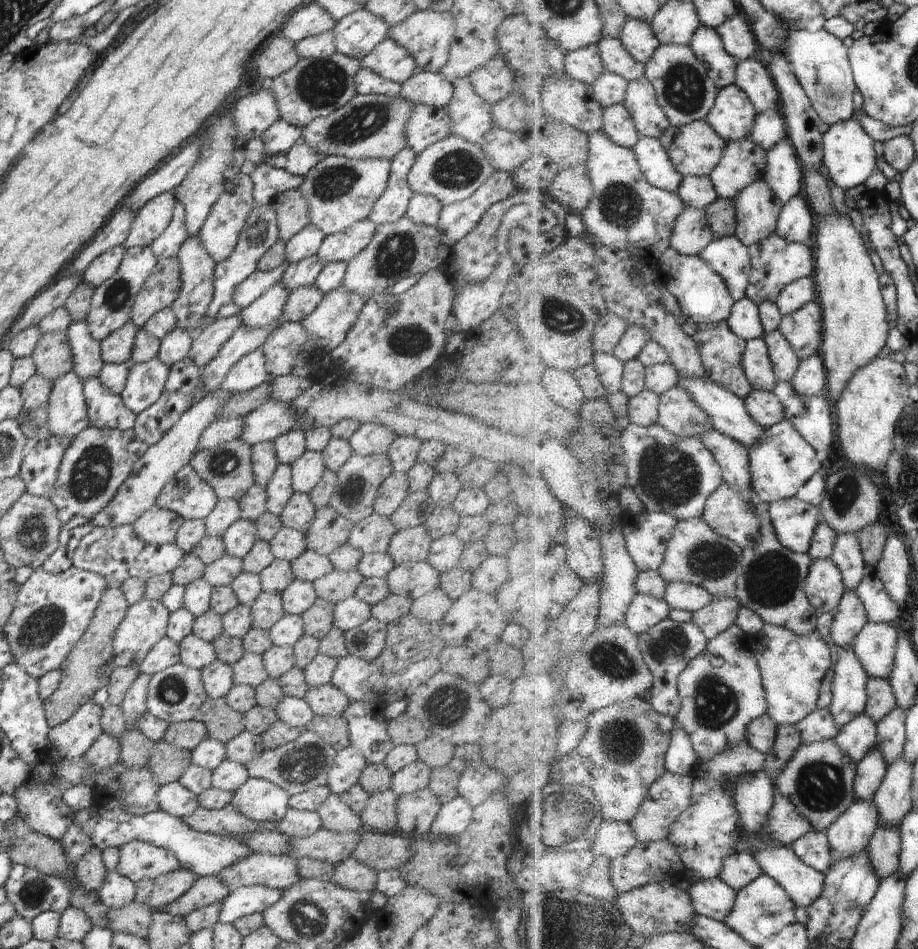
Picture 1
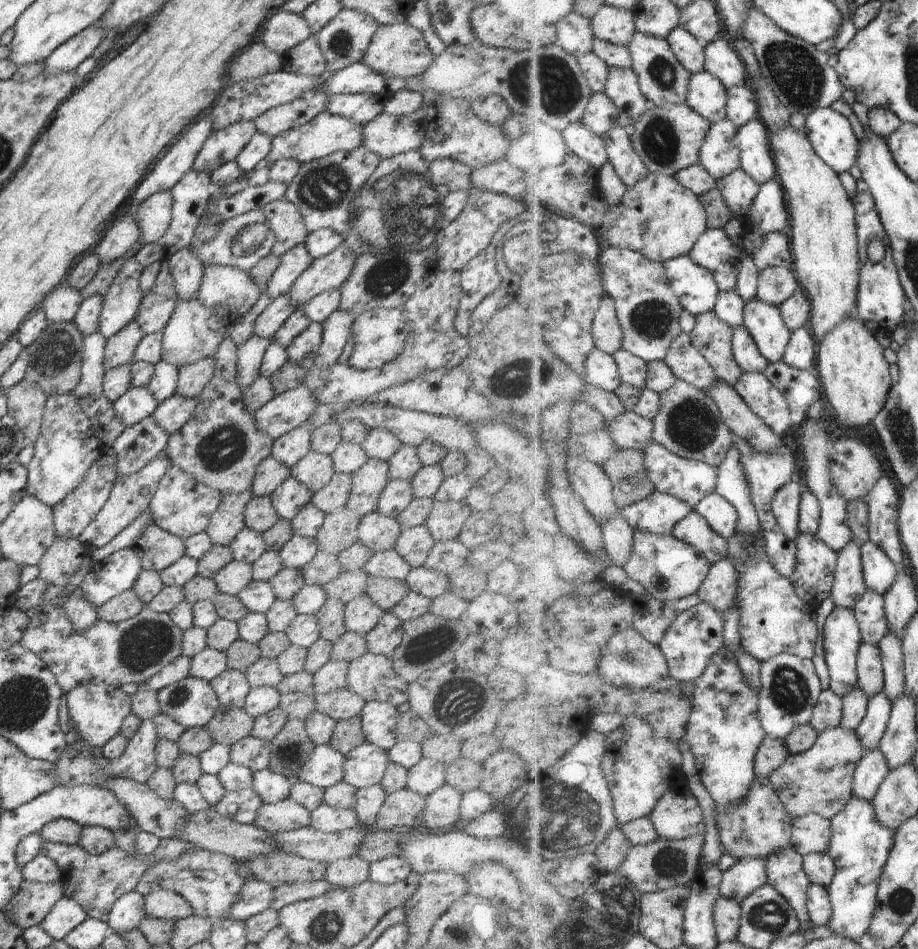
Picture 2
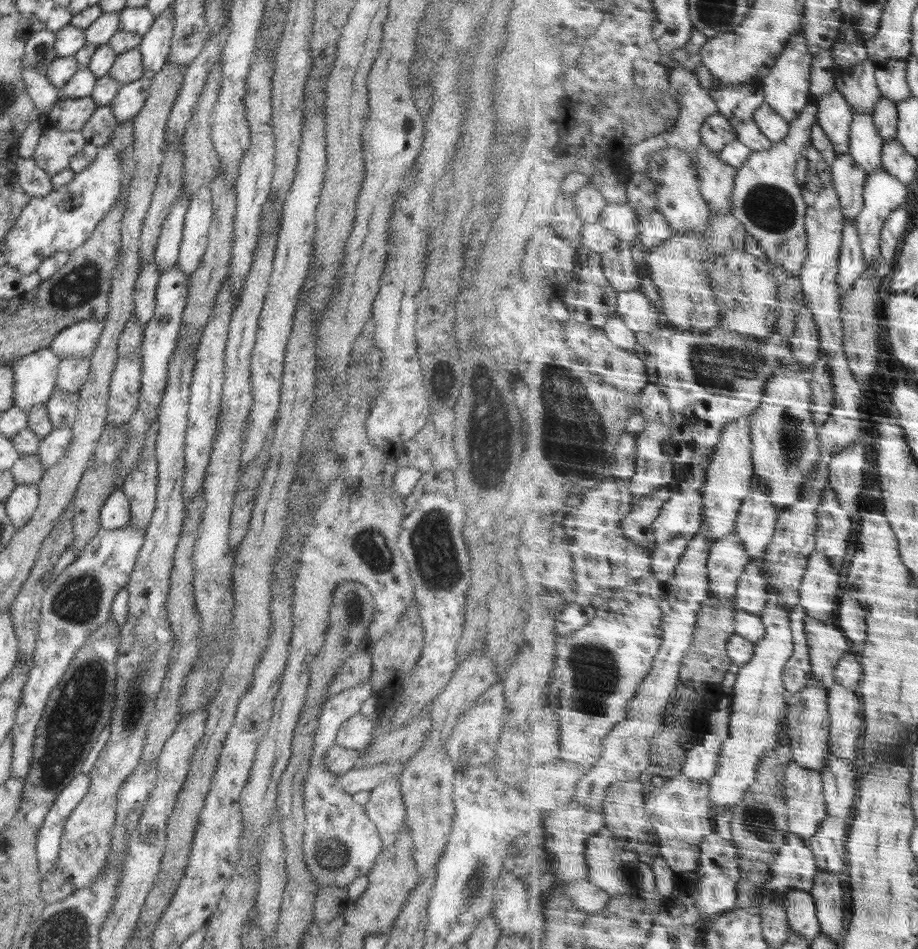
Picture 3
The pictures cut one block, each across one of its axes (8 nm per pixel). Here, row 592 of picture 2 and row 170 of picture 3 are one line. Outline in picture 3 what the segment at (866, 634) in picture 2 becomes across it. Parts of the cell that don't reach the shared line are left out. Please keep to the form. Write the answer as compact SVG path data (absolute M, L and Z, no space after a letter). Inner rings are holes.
M855 113L854 119L851 155L870 175L883 168L885 139L880 135L873 114Z

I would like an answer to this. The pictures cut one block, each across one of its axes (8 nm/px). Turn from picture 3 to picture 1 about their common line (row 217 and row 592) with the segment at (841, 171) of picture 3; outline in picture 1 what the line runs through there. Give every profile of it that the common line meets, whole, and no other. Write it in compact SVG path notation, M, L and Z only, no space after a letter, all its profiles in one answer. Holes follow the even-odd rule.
M848 589L843 597L843 603L836 611L833 636L835 642L842 647L854 647L856 638L867 627L870 620L867 606L858 590Z

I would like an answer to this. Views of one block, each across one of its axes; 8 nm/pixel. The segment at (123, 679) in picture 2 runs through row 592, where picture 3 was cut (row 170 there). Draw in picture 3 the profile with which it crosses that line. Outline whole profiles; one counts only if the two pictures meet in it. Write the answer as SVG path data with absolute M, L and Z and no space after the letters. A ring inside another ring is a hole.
M52 126L44 127L32 158L48 174L58 174L69 168L72 157L86 144L80 131L58 131Z

